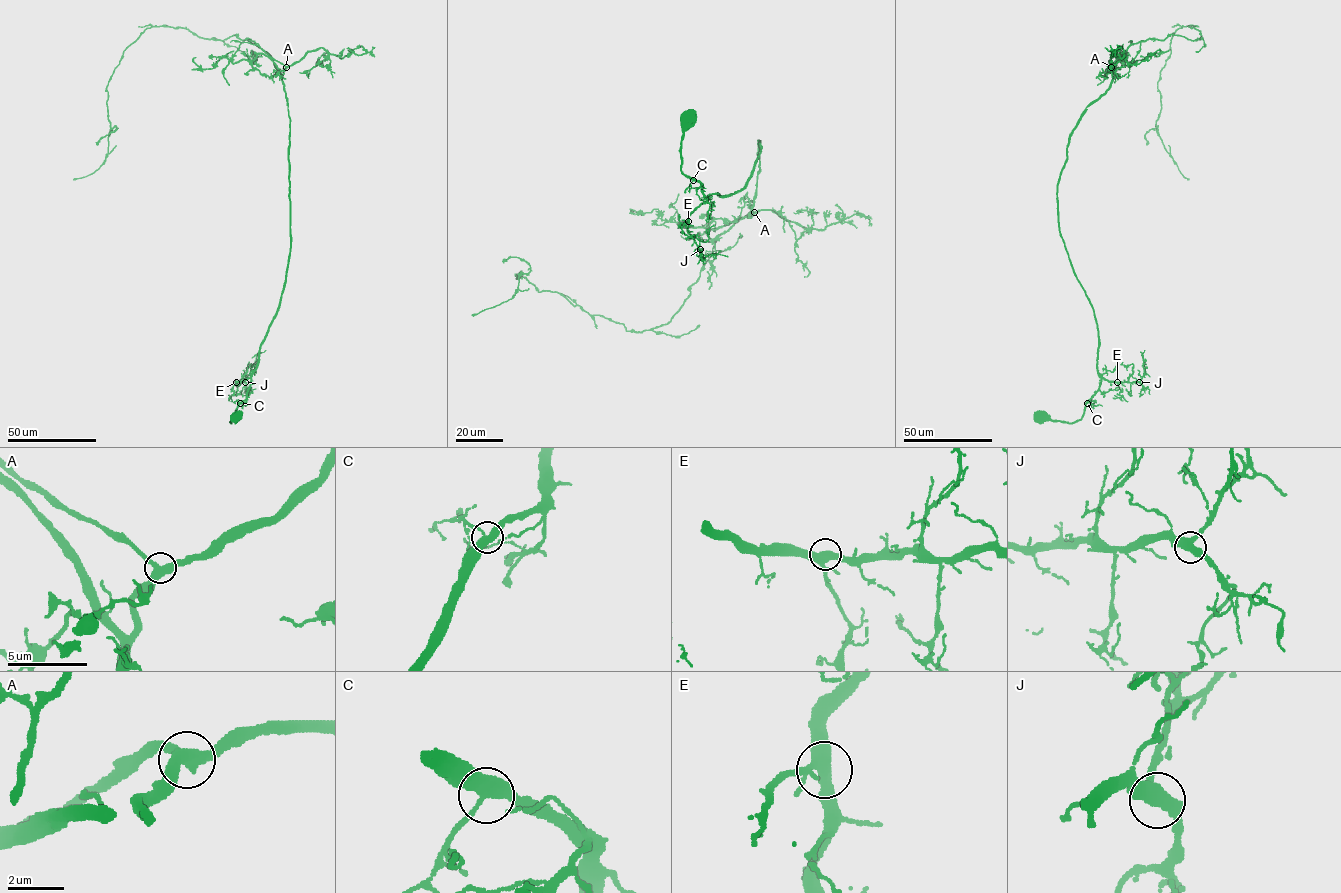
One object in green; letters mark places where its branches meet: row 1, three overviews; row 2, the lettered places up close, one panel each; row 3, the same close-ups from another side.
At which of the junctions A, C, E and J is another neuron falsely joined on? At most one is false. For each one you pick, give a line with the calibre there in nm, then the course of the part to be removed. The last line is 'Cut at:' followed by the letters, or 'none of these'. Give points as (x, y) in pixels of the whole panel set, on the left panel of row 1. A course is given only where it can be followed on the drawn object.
A: Thickness 420 nm. Course of the part to remove: (286, 67), (237, 34), (209, 39), (185, 28), (147, 28), (123, 51), (106, 87), (106, 160), (73, 180)
Cut at: A

